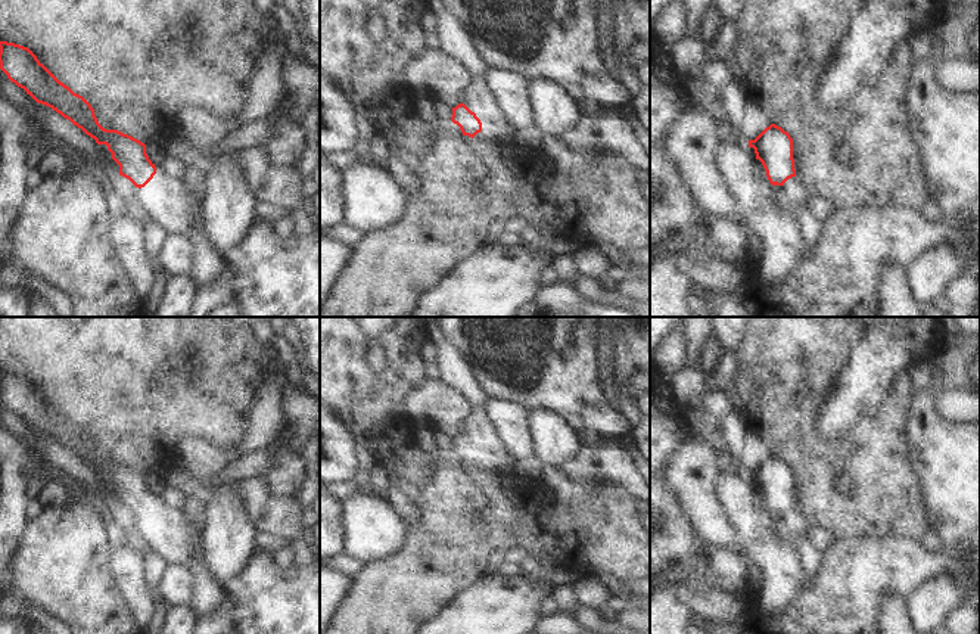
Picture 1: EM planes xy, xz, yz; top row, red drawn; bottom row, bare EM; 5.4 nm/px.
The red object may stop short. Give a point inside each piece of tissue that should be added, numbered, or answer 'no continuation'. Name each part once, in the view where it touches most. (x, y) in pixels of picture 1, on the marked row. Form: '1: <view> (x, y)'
1: xz (481, 99).

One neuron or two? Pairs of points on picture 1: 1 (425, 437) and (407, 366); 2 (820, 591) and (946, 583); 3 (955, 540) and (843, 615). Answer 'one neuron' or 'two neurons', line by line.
1: two neurons
2: two neurons
3: two neurons

